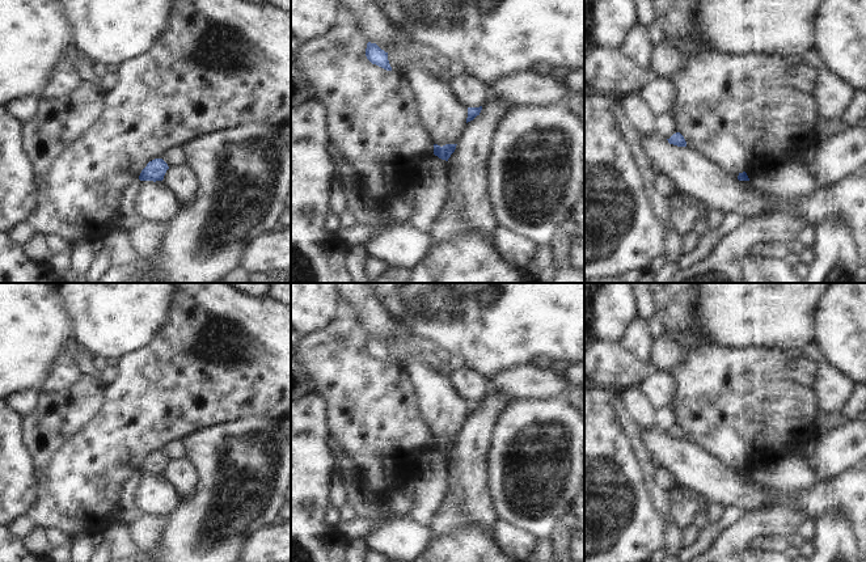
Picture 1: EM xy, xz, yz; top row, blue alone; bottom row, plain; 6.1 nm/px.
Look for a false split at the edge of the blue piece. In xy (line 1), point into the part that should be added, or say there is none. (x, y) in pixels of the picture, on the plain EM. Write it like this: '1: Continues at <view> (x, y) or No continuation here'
1: No continuation here.

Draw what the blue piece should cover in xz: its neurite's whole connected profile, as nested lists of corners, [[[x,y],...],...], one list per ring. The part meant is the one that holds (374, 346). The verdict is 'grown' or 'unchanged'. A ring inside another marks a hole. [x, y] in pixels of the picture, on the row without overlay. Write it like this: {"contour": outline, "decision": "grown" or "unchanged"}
{"contour": [[[367,337],[366,350],[372,358],[376,358],[386,364],[392,364],[388,354],[388,346],[381,343],[376,337]]], "decision": "unchanged"}

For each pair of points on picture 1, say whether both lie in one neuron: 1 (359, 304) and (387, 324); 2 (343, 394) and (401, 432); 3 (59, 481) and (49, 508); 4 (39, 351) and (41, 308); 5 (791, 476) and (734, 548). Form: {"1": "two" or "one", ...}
{"1": "one", "2": "one", "3": "one", "4": "one", "5": "one"}

